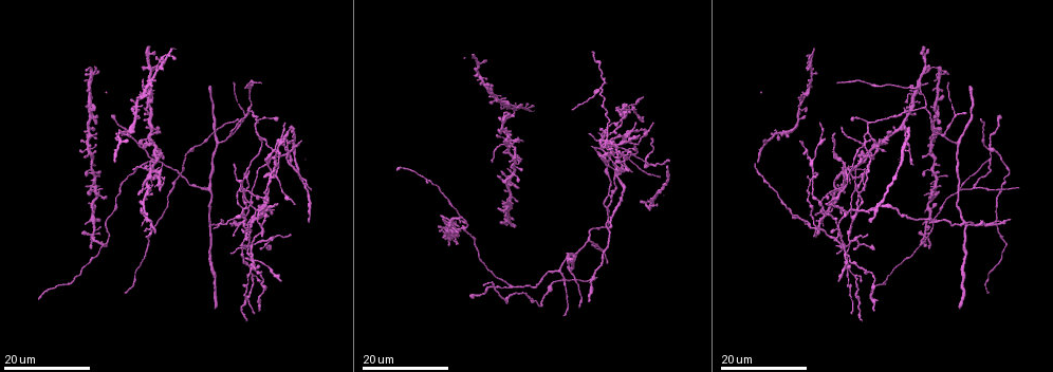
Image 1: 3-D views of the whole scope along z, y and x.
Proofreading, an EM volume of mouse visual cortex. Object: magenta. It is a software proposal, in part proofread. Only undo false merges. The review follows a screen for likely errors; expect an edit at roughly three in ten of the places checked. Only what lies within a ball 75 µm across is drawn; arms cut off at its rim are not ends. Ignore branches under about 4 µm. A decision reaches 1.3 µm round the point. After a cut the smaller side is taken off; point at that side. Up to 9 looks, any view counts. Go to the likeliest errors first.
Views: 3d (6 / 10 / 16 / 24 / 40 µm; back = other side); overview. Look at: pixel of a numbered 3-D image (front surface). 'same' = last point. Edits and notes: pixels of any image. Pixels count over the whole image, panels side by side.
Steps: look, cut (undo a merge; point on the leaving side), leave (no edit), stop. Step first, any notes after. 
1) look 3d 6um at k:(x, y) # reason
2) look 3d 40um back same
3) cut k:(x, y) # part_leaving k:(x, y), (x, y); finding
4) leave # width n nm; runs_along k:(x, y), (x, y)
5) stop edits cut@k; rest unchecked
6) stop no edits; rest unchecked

look 3d 24um at 1:(846, 177) # side arm on a straight run

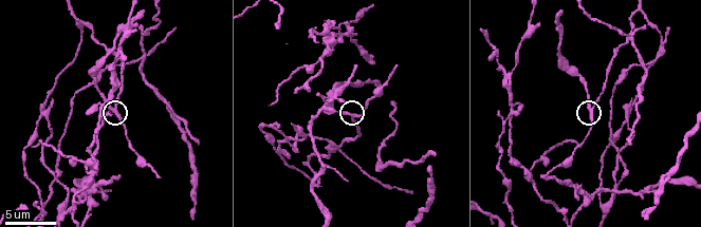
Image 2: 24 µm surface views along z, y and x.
look 3d 6um at 2:(590, 110)

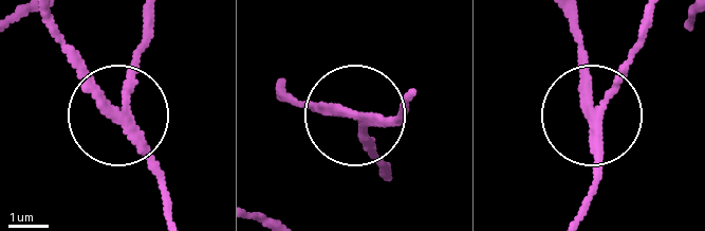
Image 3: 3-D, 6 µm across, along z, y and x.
look 3d 6um back at 3:(112, 114) # from behind

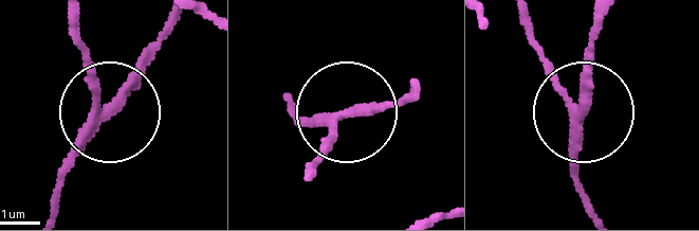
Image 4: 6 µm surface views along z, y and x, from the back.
cut 4:(144, 49) # part_leaving 4:(122, 103), (168, 16); two neurons meet here

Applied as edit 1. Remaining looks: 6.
look 3d 16um at 2:(641, 8) # a fork

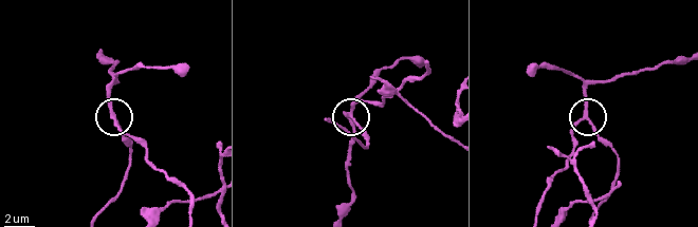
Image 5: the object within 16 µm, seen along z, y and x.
leave # arms 3; all the same neuron

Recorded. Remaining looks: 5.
look 3d 16um at 1:(108, 240)

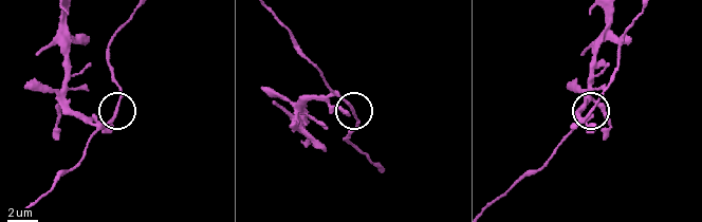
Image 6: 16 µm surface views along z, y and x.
look 3d 6um at 6:(351, 104) # zoom in

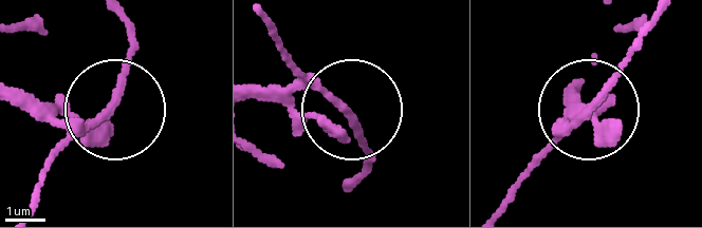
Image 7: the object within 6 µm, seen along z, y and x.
leave # arms 3; runs_along 7:(355, 185), (362, 134), (349, 111), (301, 88), (251, 88); continuous, no second neuron

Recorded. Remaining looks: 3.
look 3d 24um at 1:(210, 227) # branch point

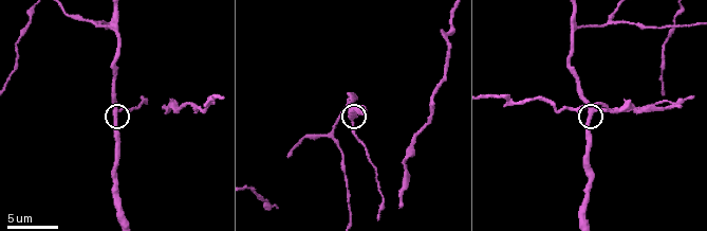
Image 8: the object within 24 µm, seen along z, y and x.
look 3d 6um at 8:(114, 108)

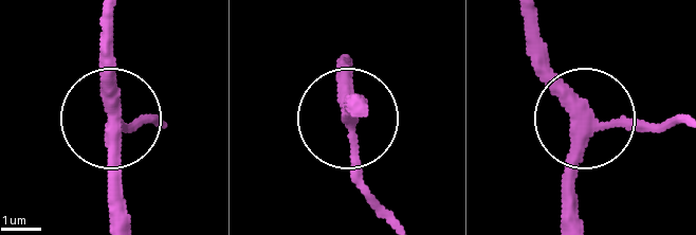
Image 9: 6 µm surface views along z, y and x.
leave # side_arm 12 um; runs_along 9:(526, 21), (535, 72), (580, 119), (677, 123); one neuron here

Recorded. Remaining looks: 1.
look 3d 6um at 2:(45, 116) # side arm on a straight run

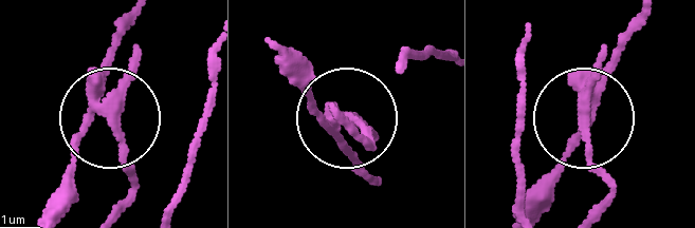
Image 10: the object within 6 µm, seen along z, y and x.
cut 10:(133, 43) # side_arm 78 um; part_leaving 10:(94, 100), (131, 188), (121, 217); two neurons meet here

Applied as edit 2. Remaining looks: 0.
stop edits cut@4, cut@10; rest unchecked

